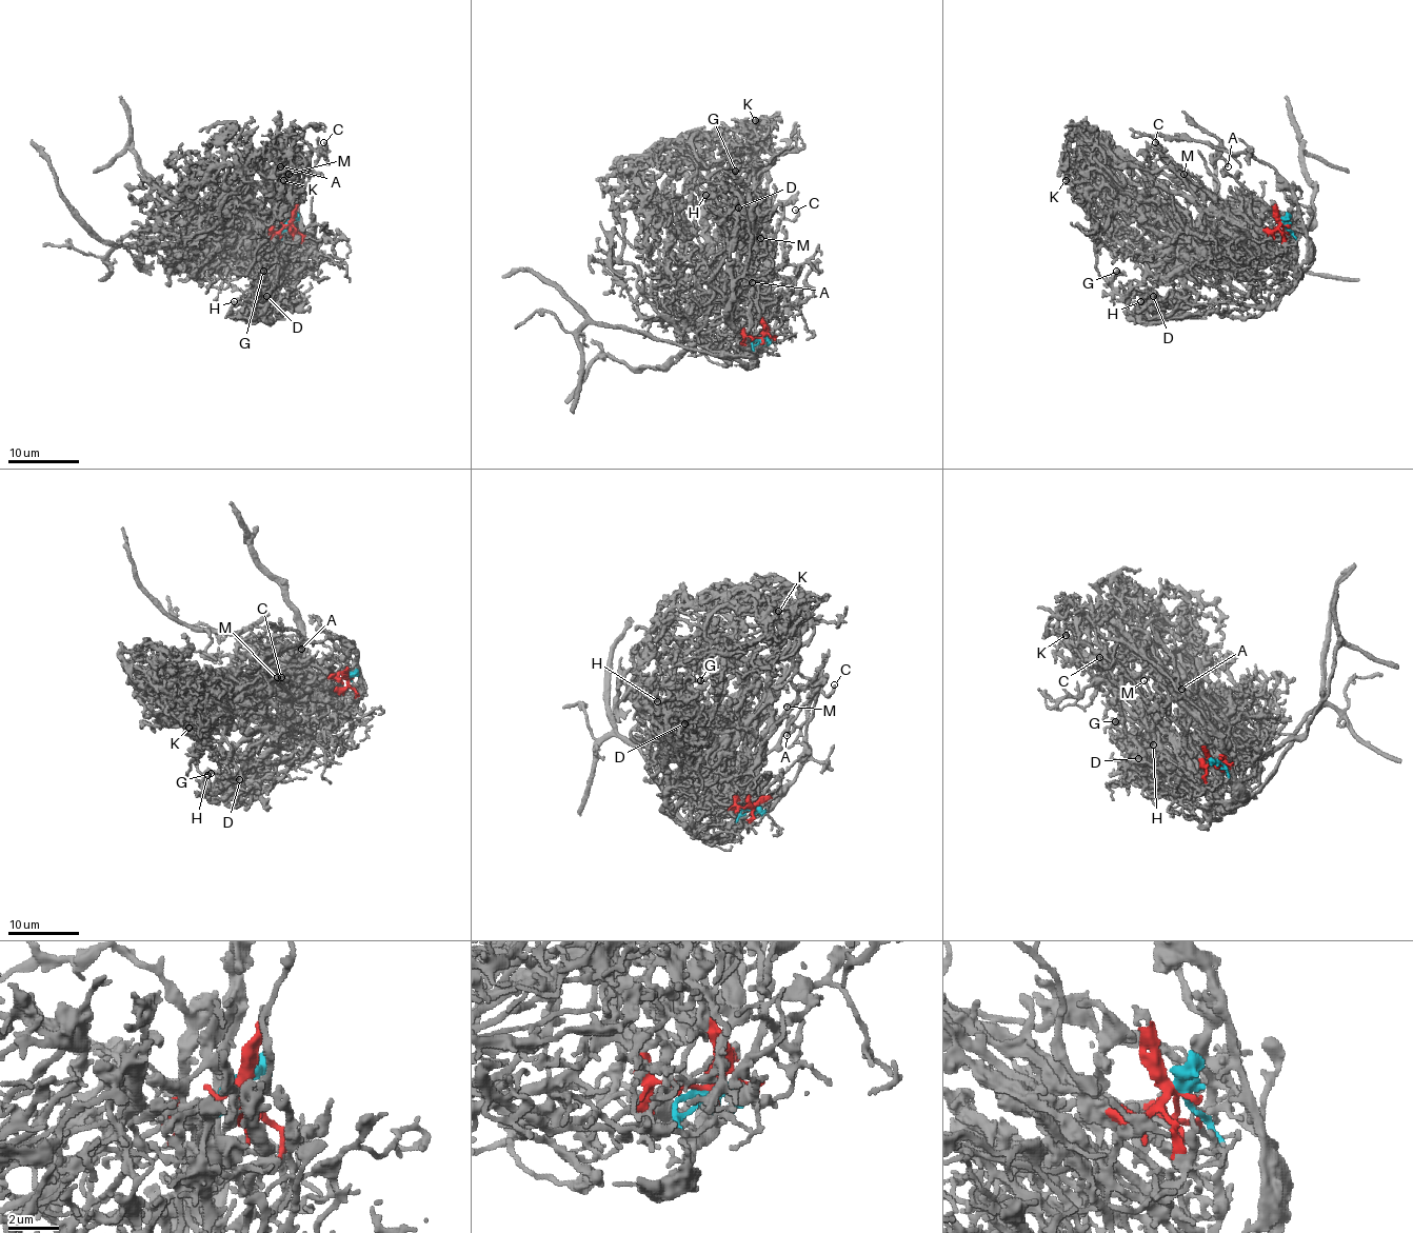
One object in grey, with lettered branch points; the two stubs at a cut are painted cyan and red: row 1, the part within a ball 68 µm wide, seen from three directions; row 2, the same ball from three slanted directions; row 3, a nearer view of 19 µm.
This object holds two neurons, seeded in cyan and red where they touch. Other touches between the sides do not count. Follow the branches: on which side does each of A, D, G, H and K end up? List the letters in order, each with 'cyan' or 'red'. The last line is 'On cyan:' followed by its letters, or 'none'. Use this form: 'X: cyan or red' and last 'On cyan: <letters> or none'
A: cyan
D: cyan
G: cyan
H: cyan
K: cyan
On cyan: A, D, G, H, K

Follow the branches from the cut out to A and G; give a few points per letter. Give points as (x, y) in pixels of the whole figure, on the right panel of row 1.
A: (1282, 222), (1299, 271), (1306, 227), (1294, 191), (1248, 153), (1225, 150), (1228, 165)
G: (1282, 222), (1294, 242), (1277, 250), (1238, 245), (1226, 265), (1189, 260), (1119, 294), (1115, 271)

